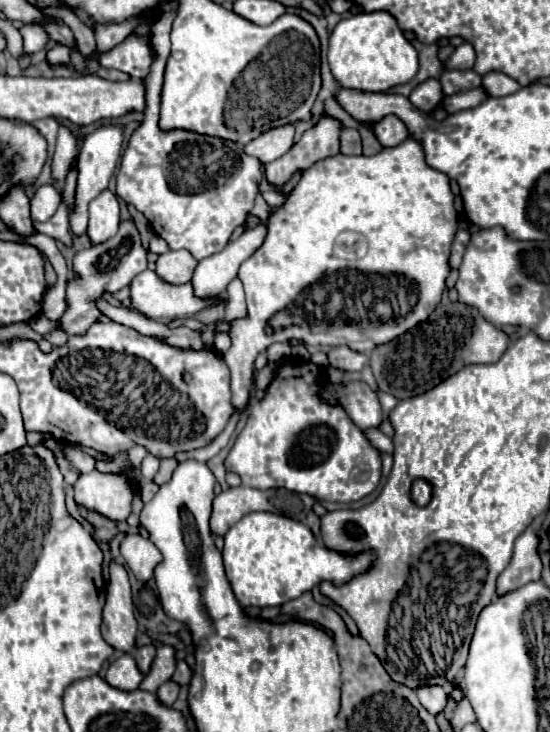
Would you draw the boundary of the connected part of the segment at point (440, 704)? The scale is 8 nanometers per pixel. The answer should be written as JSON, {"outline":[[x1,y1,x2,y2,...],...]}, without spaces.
{"outline":[[439,685,417,687,417,697,419,697,421,705,433,715,441,713,445,709,445,705,447,705,447,691,443,687,439,687]]}

